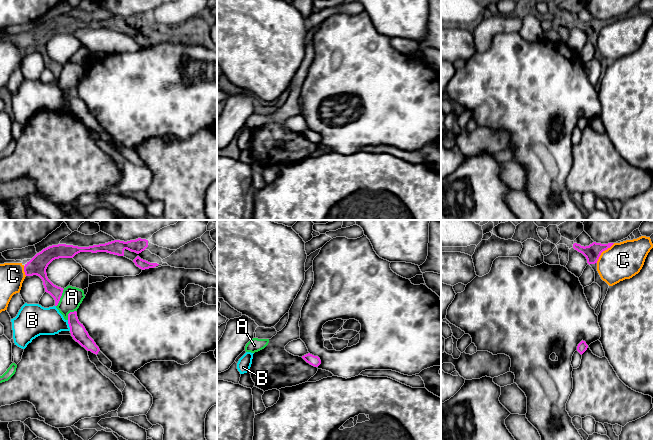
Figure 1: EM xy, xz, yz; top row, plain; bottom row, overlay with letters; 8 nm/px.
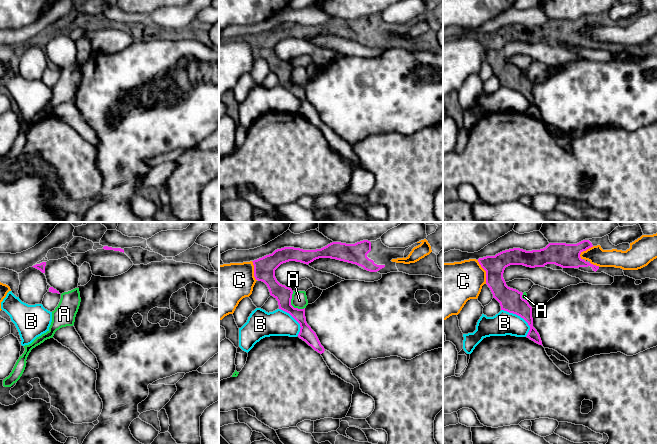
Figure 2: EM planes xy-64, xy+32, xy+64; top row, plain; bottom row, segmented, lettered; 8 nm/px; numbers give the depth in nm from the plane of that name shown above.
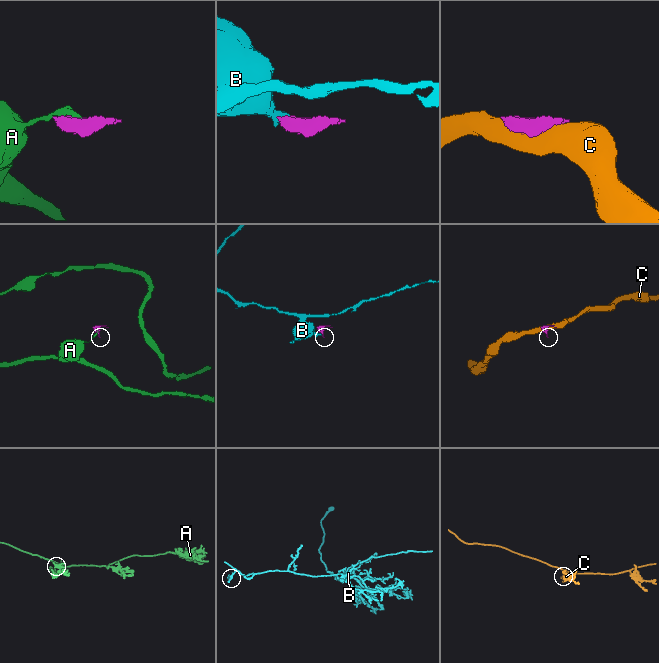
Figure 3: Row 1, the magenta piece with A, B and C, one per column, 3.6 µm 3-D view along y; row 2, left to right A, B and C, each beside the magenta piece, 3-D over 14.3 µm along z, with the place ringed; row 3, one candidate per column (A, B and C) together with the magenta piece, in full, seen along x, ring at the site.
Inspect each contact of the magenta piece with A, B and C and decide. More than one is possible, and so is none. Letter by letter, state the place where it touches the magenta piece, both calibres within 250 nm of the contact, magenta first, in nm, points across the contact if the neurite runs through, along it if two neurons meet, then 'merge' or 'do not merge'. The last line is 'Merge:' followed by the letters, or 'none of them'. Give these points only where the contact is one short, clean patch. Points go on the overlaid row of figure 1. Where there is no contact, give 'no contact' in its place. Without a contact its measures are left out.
A: meets magenta in xy at (60, 297); 100 nm thick on the magenta side, 170 nm on the other; border along xy (64, 289), (56, 306); do not merge
B: meets magenta in xy at (69, 325); 120 nm thick on the magenta side, 220 nm on the other; border along xy (67, 320), (70, 330); do not merge
C: meets magenta in yz at (603, 250); 130 nm thick on the magenta side, 300 nm on the other; do not merge
Merge: none of them

